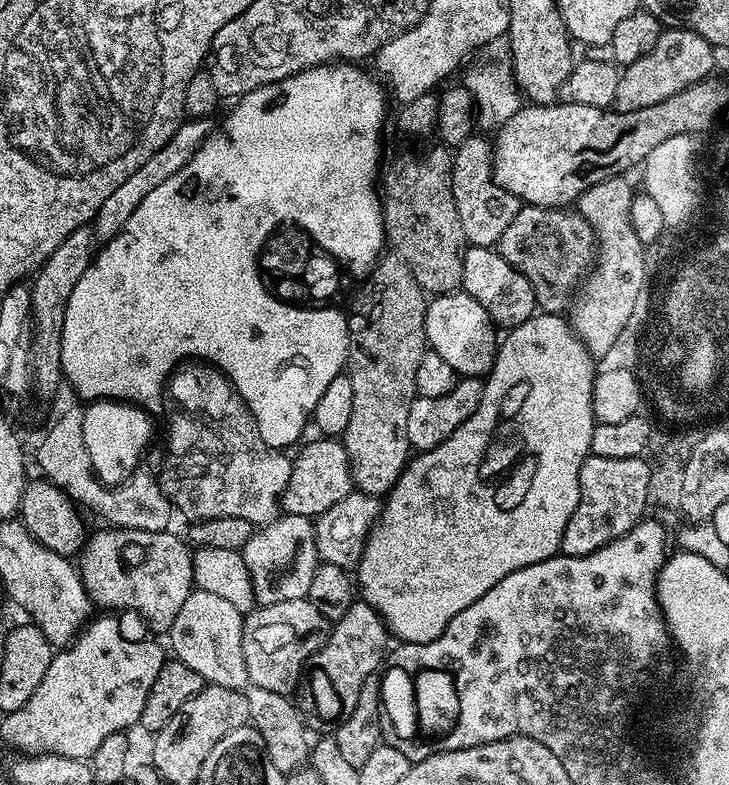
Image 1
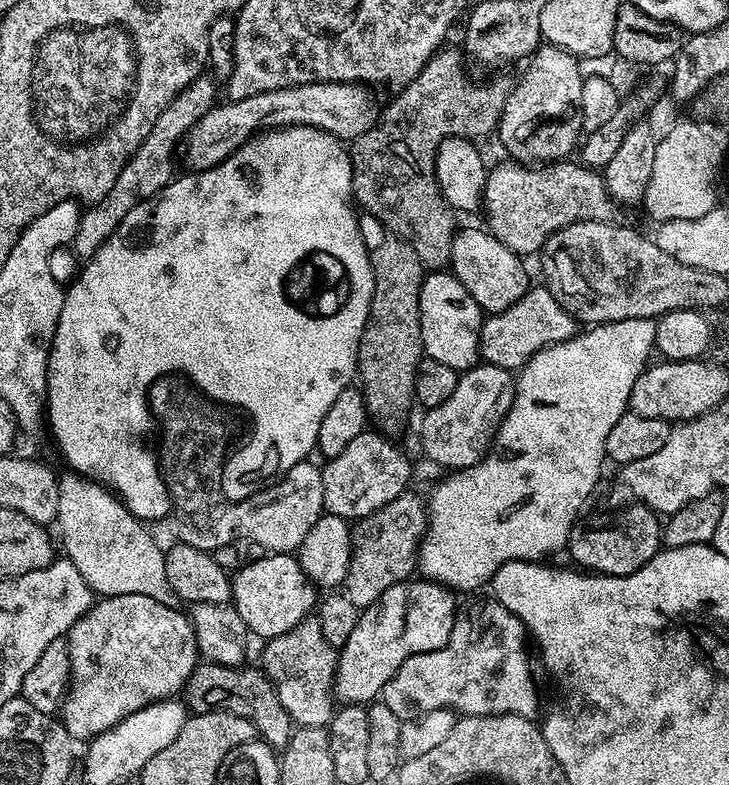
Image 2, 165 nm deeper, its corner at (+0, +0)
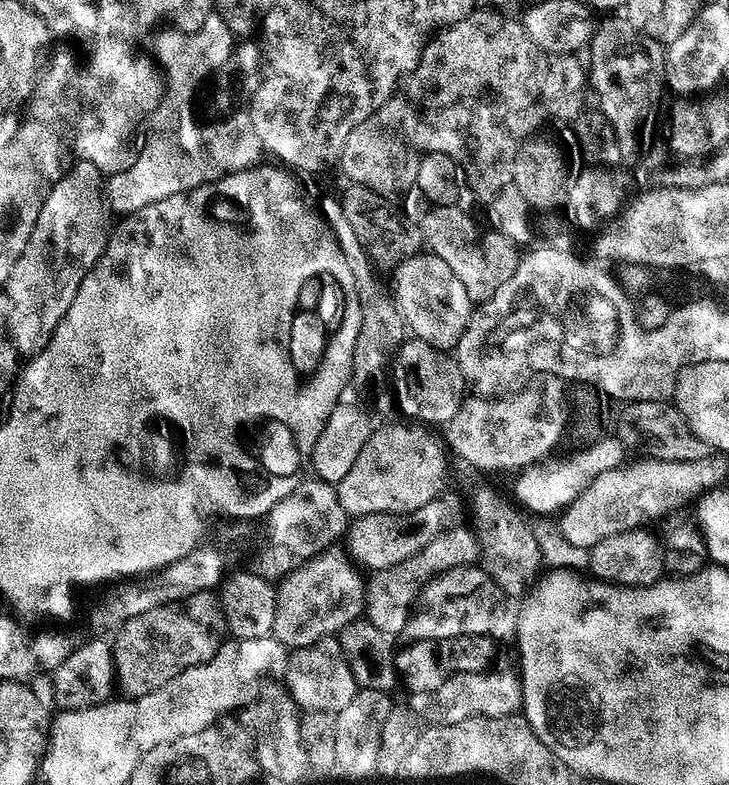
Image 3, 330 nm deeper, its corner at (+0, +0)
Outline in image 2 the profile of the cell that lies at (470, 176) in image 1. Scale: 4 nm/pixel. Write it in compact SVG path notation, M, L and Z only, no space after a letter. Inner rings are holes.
M505 162L491 169L484 184L482 212L488 215L487 231L521 258L539 253L544 243L558 230L574 222L619 221L621 205L606 190L604 177L583 163L552 162L547 166L529 166Z

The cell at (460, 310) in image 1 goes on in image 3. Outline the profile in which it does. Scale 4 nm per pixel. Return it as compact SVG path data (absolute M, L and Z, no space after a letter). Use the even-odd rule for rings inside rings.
M417 254L406 258L406 262L402 262L394 270L394 276L394 301L404 315L404 323L411 335L441 350L455 349L458 338L462 338L462 330L466 330L466 322L470 322L474 305L470 294L466 294L462 282L458 282L454 275L454 270L450 270L450 266L442 262L442 258L431 254Z

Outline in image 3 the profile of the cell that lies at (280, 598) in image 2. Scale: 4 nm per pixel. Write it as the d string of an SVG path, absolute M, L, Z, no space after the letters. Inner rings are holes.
M336 550L321 552L319 556L305 559L297 563L282 580L279 581L276 593L276 609L274 610L274 624L272 626L272 636L277 645L291 650L310 646L314 642L331 637L339 633L351 620L361 619L364 610L364 586L365 581L360 580L361 573L349 562L347 557L339 556Z

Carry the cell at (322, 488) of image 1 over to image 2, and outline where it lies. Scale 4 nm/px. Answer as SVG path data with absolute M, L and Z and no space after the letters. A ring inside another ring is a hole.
M365 430L346 446L346 450L342 450L342 454L331 457L323 465L324 507L331 515L359 522L409 491L411 480L412 464L396 442L379 431Z

